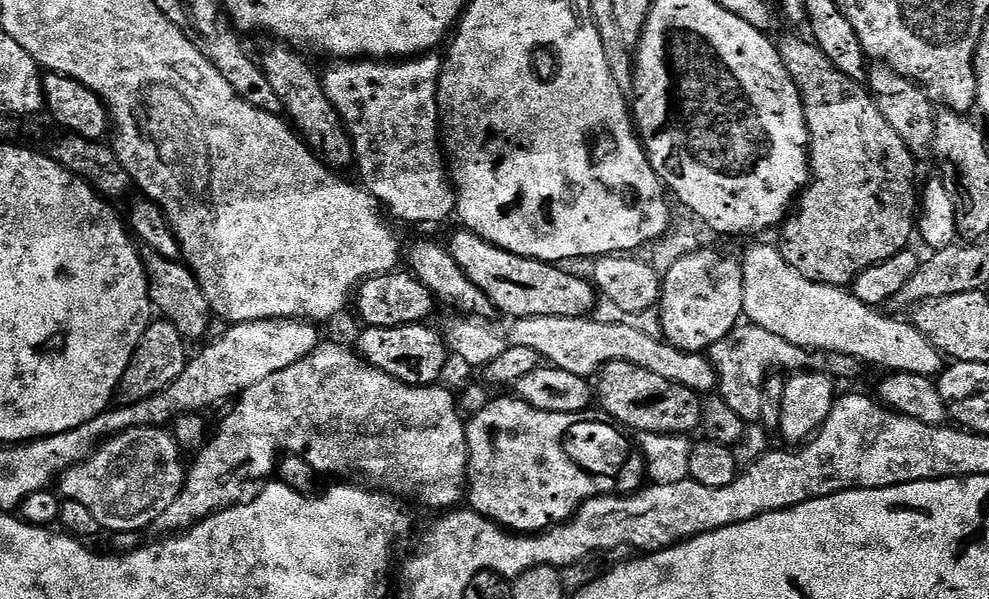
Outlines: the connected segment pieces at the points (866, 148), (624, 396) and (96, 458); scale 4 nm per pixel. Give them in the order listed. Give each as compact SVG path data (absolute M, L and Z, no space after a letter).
M784 36L778 40L778 47L782 62L800 91L808 127L810 165L810 179L779 229L778 247L782 258L786 258L802 278L810 278L815 284L842 288L851 285L862 270L886 262L886 258L892 258L911 245L908 243L917 231L918 219L918 160L893 126L886 122L868 88L862 86L861 81L851 80L839 72L811 39Z
M610 362L601 368L594 380L594 396L598 404L600 400L599 407L617 425L633 428L636 434L653 432L683 436L692 434L702 424L702 400L694 390L678 386L678 382L670 382L658 374L650 374L650 370L642 370L642 366L630 362Z
M160 426L131 428L105 440L87 460L67 468L63 476L59 477L59 495L65 500L82 502L82 506L86 506L86 510L98 518L105 533L140 534L143 528L151 529L152 523L164 513L166 506L180 496L186 475L186 464L180 461L182 449L175 435L171 431L164 431L168 430Z

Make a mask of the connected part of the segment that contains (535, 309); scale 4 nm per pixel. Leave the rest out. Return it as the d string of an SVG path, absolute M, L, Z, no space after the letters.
M459 231L453 234L452 241L447 241L446 247L466 278L470 278L470 282L474 282L486 298L490 298L497 313L517 320L527 316L574 318L588 316L598 301L598 293L591 279L584 277L583 280L572 272L563 272L560 269L563 267L546 260L531 260L529 256L507 252L473 232Z

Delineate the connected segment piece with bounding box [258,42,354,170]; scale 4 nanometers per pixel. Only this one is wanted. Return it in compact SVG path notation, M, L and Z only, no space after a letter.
M272 42L272 45L258 56L260 69L264 71L265 78L270 82L274 94L278 94L278 102L282 102L284 107L283 115L290 121L291 127L295 129L301 140L321 157L323 163L333 170L344 170L340 168L352 168L354 164L354 153L352 150L352 139L348 136L348 131L344 129L344 124L340 120L340 115L334 110L334 106L328 101L328 95L324 90L324 82L321 73L315 72L297 49L283 43Z

